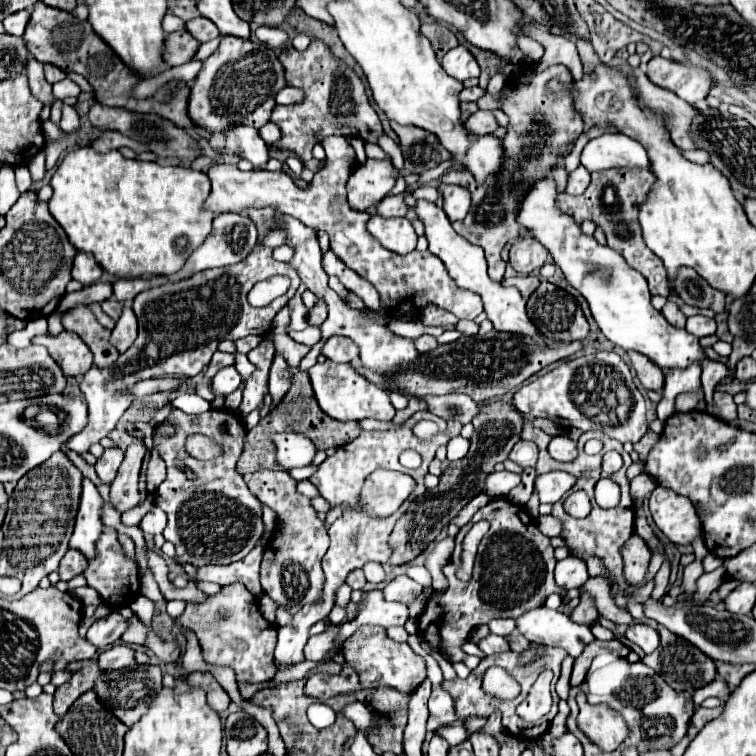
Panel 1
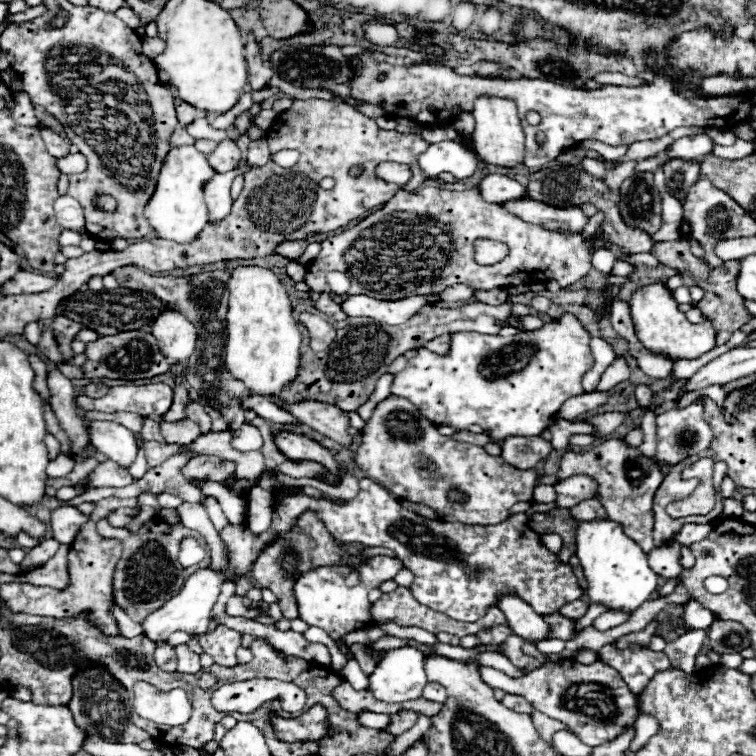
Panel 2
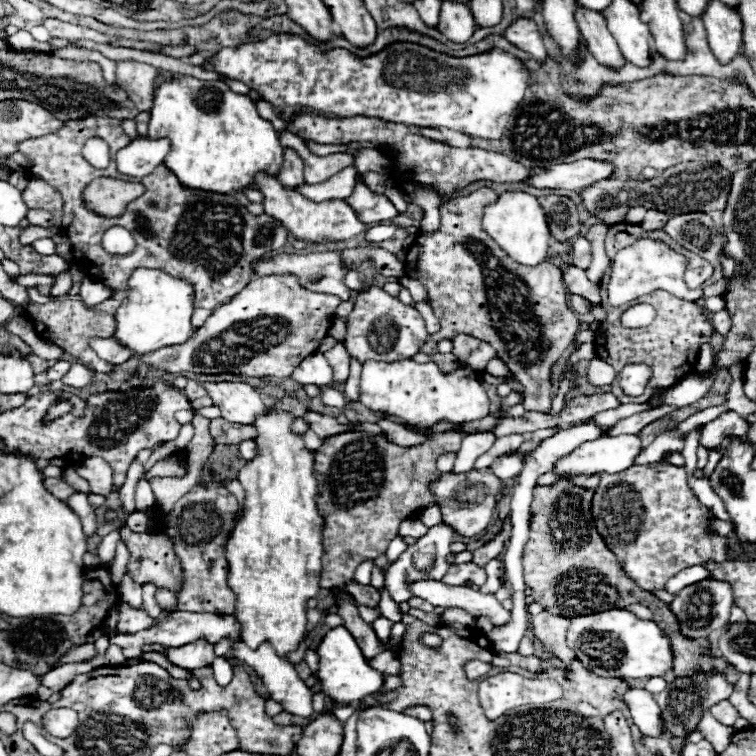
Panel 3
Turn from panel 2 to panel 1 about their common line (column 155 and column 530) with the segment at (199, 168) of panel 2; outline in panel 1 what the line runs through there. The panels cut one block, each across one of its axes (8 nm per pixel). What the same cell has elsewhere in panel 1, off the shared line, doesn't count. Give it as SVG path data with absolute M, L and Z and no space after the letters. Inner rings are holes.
M552 178L538 182L520 206L518 222L550 250L554 264L560 266L570 286L574 286L588 300L590 312L602 334L624 350L636 350L648 356L664 372L670 368L686 368L694 362L700 364L706 358L700 338L694 338L694 334L688 334L684 328L674 328L668 324L660 310L650 304L646 278L638 274L638 270L630 268L616 250L600 246L592 236L582 234L580 226L556 208L556 196L558 192Z

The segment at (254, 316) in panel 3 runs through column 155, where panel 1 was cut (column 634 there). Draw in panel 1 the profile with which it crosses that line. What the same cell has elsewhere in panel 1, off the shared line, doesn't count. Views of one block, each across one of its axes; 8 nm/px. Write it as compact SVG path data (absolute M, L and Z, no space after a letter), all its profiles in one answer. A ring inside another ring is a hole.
M630 350L628 356L632 360L632 366L634 366L636 376L640 378L642 386L646 390L662 390L662 386L664 386L664 372L652 360L648 360L642 354L636 354L636 352Z

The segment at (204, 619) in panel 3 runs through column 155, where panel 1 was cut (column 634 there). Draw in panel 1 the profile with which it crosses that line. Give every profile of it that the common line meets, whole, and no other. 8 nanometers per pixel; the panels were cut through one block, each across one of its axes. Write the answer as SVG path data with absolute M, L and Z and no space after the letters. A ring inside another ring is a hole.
M634 624L626 630L626 638L634 644L638 644L644 654L652 654L658 646L660 646L660 636L654 628L650 626L644 626L644 624Z

